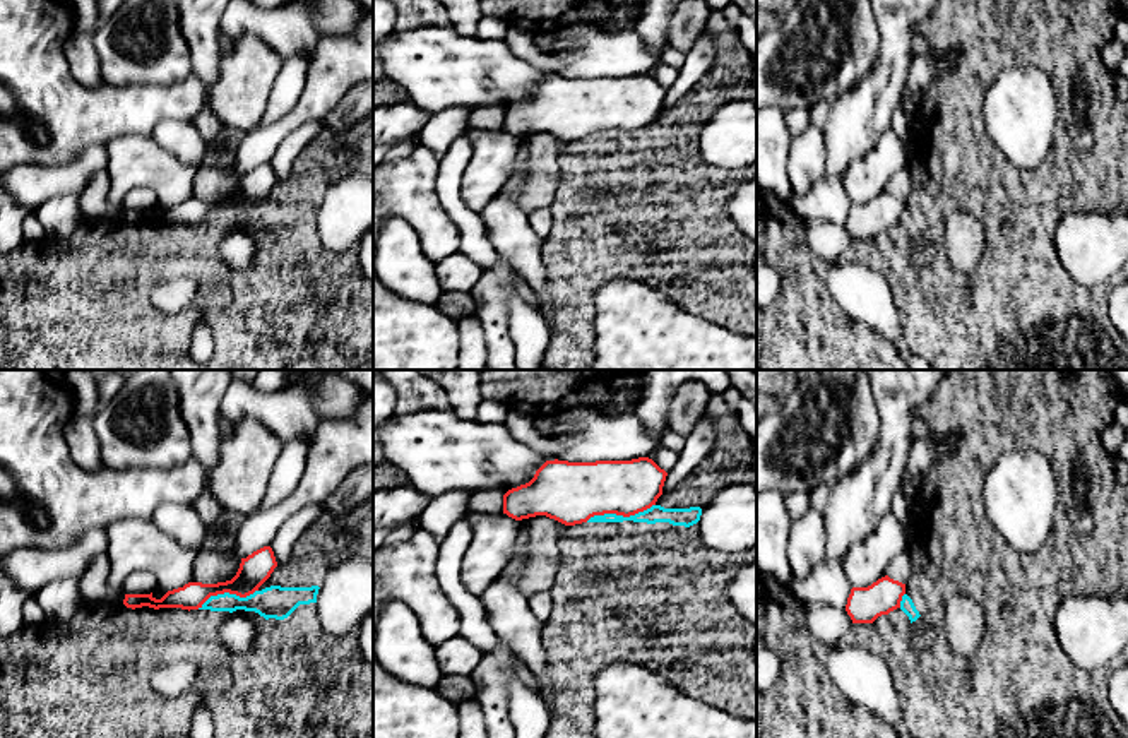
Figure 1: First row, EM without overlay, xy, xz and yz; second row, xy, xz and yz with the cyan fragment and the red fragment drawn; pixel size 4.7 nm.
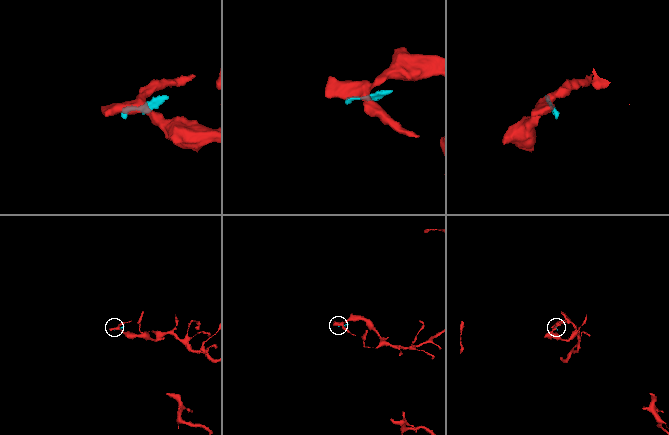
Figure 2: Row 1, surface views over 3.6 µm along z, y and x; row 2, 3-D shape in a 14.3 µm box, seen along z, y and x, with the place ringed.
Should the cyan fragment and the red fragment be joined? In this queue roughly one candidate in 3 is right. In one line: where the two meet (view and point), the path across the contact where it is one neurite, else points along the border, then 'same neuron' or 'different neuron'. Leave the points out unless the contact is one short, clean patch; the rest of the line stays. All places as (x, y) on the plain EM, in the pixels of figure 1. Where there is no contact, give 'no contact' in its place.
xz (620, 132) | along xz (654, 120), (629, 132), (594, 130), (586, 137) | different neuron

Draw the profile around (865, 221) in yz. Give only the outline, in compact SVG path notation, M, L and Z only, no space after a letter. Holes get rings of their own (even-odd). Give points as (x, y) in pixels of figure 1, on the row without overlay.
M885 192L868 204L852 204L846 228L852 240L873 240L878 233L900 224L904 211L905 200Z

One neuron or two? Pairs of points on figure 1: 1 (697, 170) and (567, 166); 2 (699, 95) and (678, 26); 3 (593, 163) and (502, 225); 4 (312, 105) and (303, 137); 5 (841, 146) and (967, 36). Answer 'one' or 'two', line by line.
1: one
2: two
3: two
4: two
5: two

